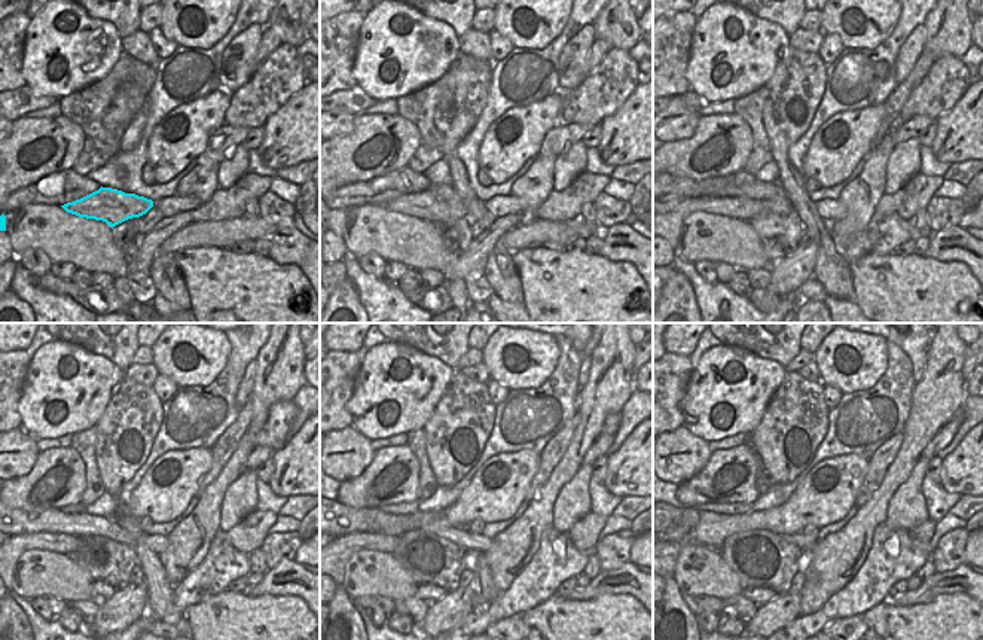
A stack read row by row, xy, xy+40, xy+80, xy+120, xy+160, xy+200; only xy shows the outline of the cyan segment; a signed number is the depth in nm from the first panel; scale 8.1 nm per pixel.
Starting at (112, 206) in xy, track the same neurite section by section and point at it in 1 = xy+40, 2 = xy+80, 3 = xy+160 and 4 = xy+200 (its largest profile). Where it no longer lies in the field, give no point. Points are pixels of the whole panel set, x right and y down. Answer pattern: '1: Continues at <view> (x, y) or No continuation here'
1: Continues at xy+40 (439, 204)
2: Continues at xy+80 (739, 207)
3: Continues at xy+160 (350, 544)
4: Continues at xy+200 (686, 541).

